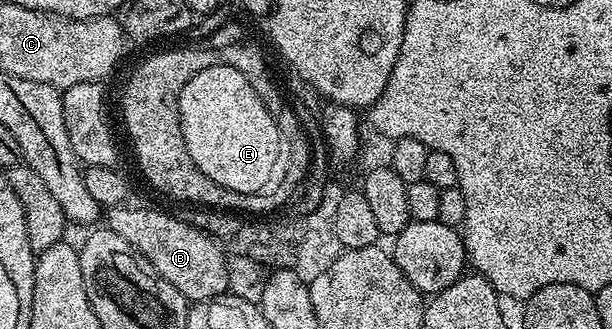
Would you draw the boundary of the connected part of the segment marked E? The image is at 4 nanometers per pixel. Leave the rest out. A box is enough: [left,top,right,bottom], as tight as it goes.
[176,66,283,194]

